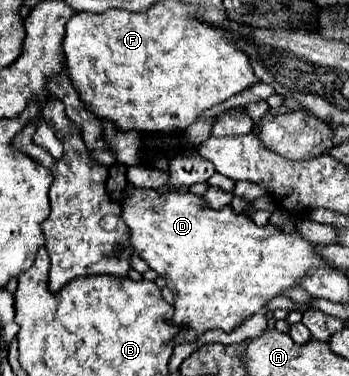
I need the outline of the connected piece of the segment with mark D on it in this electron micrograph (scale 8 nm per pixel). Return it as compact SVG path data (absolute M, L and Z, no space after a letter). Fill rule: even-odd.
M129 186L131 190L127 192L129 198L125 198L125 204L123 204L123 222L129 226L129 232L131 232L131 246L133 246L133 252L137 256L141 256L151 270L155 270L159 276L165 278L167 282L167 288L173 292L173 308L175 308L175 314L173 314L173 324L181 326L181 332L177 334L175 338L175 344L183 344L183 342L195 342L197 336L201 336L203 332L211 330L211 328L221 328L225 332L231 332L235 330L237 326L241 326L249 316L253 316L255 312L259 312L261 308L265 308L269 304L269 300L281 296L285 290L289 288L295 288L299 286L299 280L303 276L307 276L311 270L317 270L317 268L333 268L319 252L317 248L321 244L313 244L309 240L305 240L299 232L285 232L281 228L275 228L273 224L265 224L265 226L257 226L249 216L245 214L237 214L231 206L225 206L225 208L219 208L219 210L211 210L211 208L205 208L199 200L199 196L195 194L189 194L189 192L165 192L165 194L157 194L155 190L143 190L143 188L135 188L135 186Z

